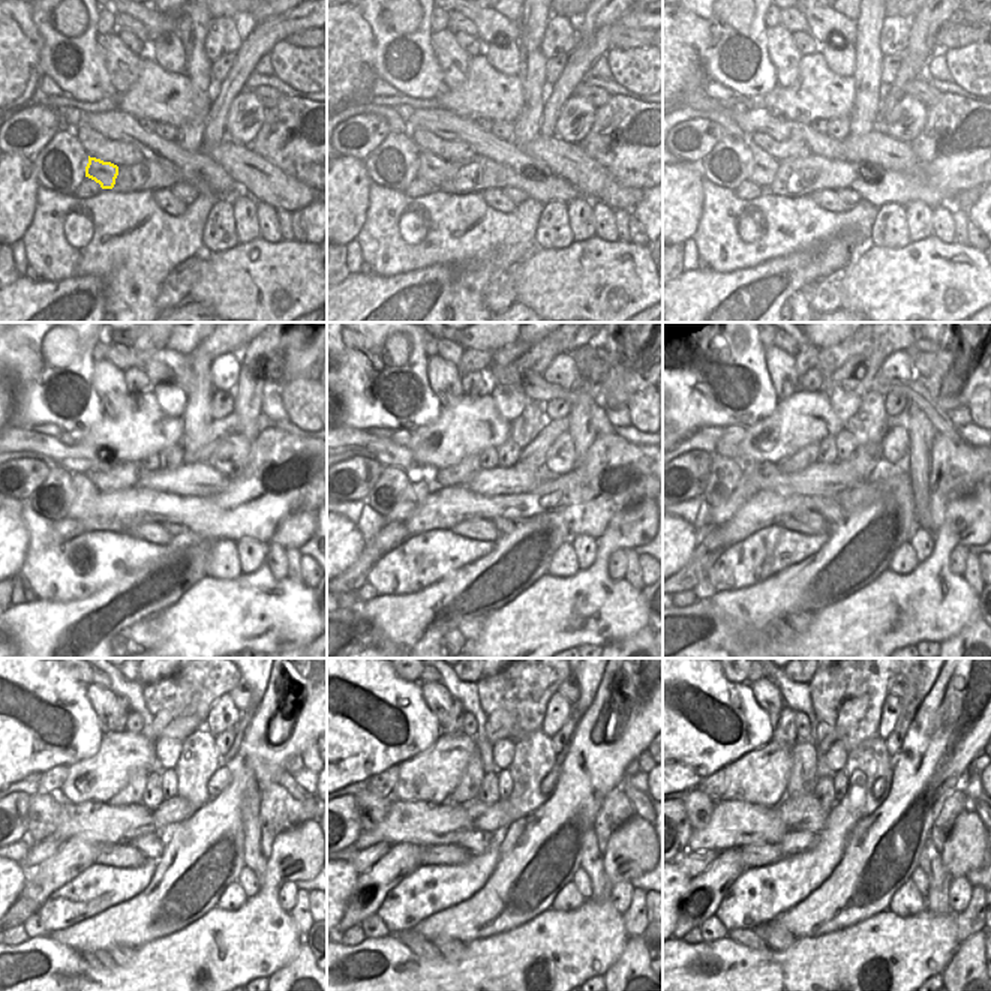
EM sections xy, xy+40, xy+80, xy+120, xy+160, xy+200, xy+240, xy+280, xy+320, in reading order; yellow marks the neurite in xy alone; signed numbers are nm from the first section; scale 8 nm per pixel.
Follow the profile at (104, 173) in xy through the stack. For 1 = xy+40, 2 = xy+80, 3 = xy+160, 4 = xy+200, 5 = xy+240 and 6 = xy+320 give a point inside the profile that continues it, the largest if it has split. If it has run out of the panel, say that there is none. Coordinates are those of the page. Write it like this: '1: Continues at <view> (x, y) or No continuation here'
1: Continues at xy+40 (434, 170)
2: Continues at xy+80 (763, 167)
3: Continues at xy+160 (416, 492)
4: Continues at xy+200 (745, 489)
5: Continues at xy+240 (42, 850)
6: Continues at xy+320 (693, 864)

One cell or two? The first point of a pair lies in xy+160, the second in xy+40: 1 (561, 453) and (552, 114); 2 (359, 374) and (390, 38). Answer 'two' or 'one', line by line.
1: two
2: one

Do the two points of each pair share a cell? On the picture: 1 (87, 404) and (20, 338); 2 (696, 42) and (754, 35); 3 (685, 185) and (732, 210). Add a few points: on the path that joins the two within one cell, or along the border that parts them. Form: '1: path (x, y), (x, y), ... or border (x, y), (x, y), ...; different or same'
1: path (66, 398), (48, 395), (26, 363); same
2: border (696, 15), (708, 24), (711, 35), (705, 75); different
3: border (703, 177), (702, 216), (694, 230); different

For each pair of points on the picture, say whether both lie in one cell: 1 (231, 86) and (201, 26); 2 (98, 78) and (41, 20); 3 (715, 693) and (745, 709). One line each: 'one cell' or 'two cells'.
1: two cells
2: one cell
3: one cell

